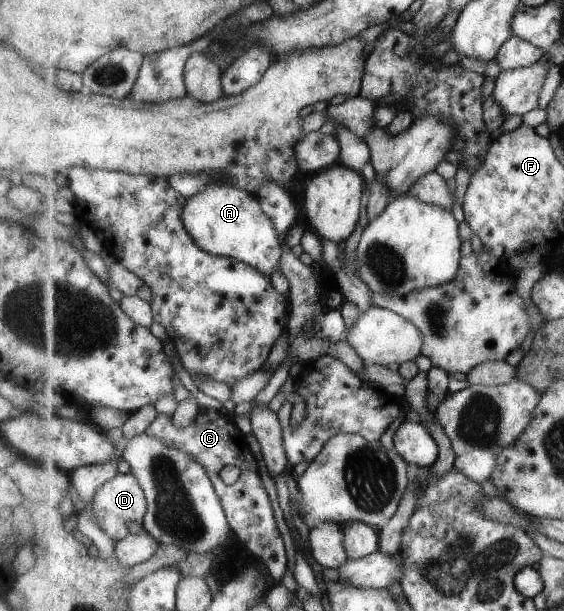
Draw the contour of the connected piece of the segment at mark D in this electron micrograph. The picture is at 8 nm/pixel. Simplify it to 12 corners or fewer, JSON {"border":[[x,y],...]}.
{"border":[[131,471],[119,472],[92,499],[94,516],[116,541],[141,525],[148,499]]}

